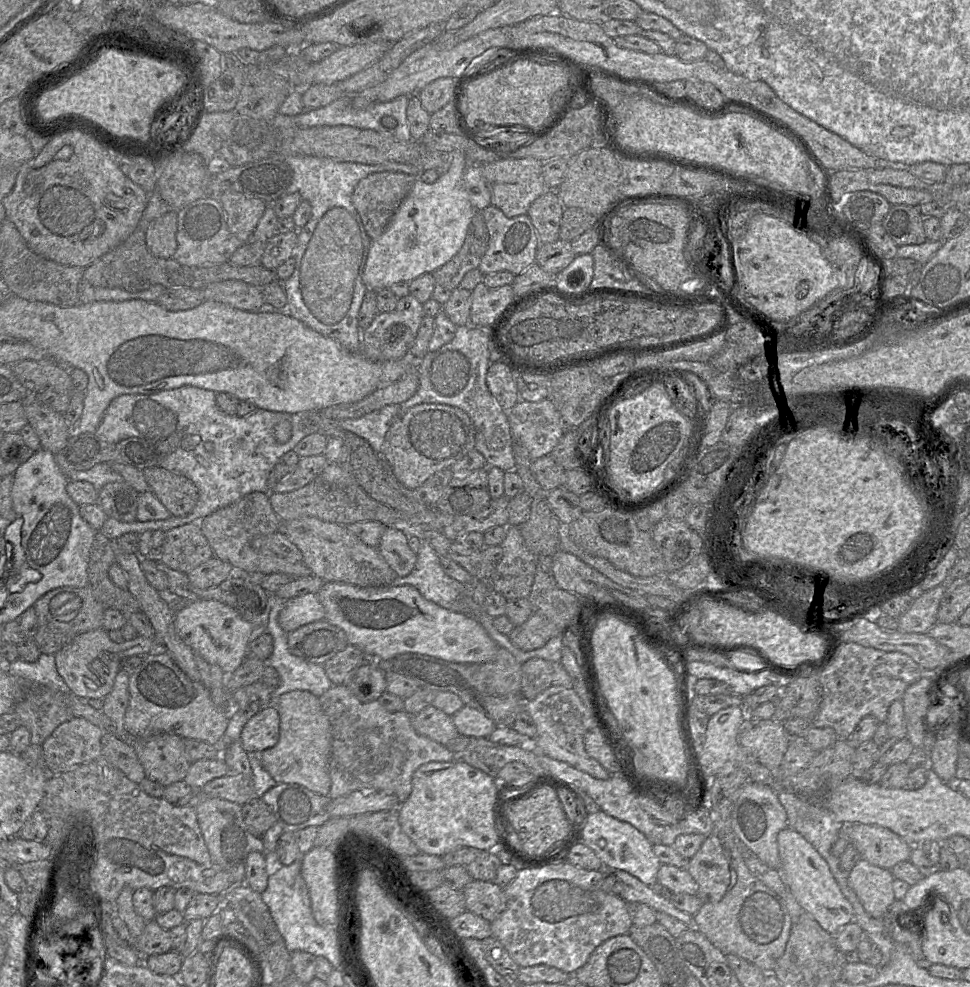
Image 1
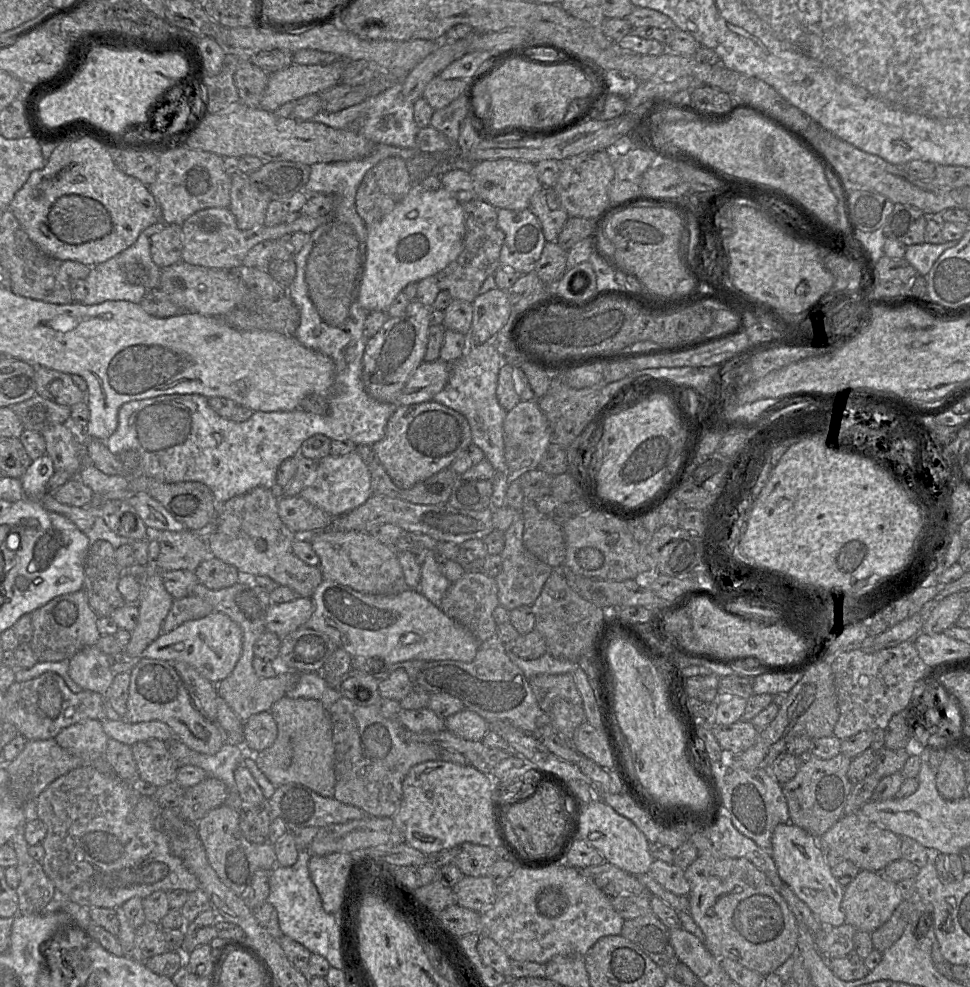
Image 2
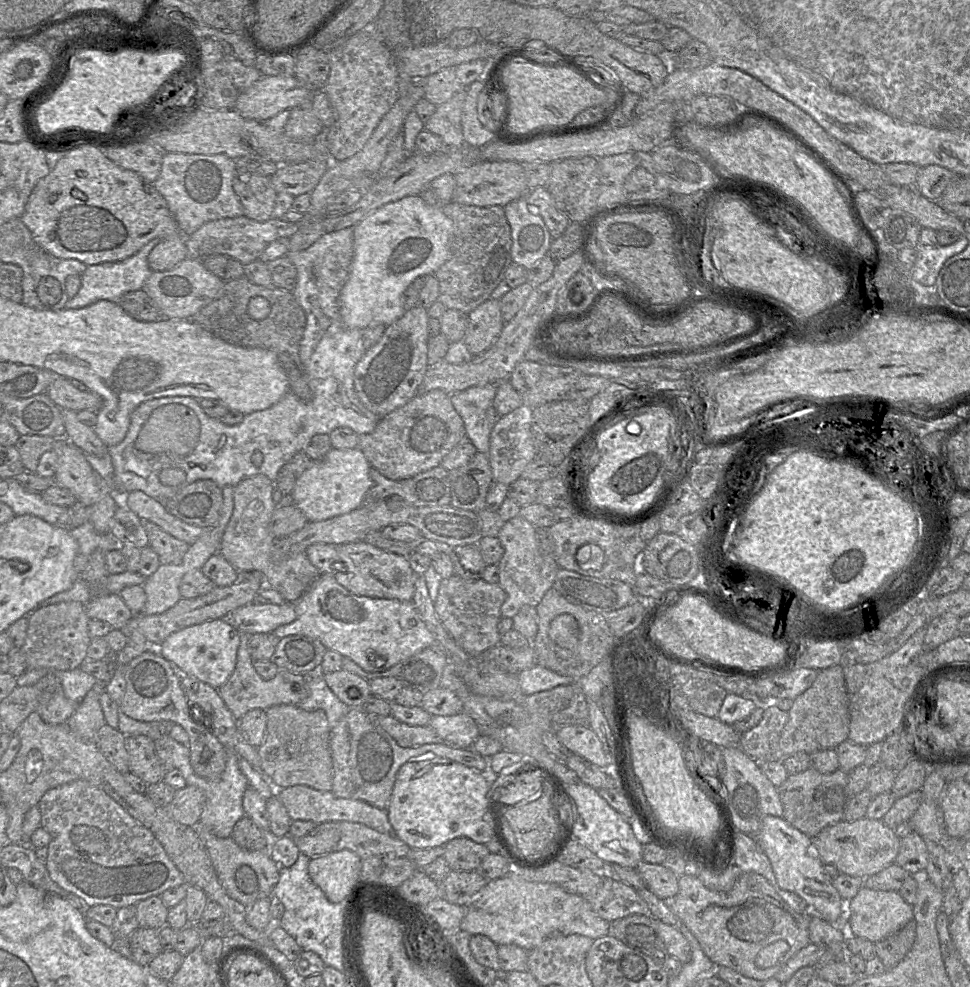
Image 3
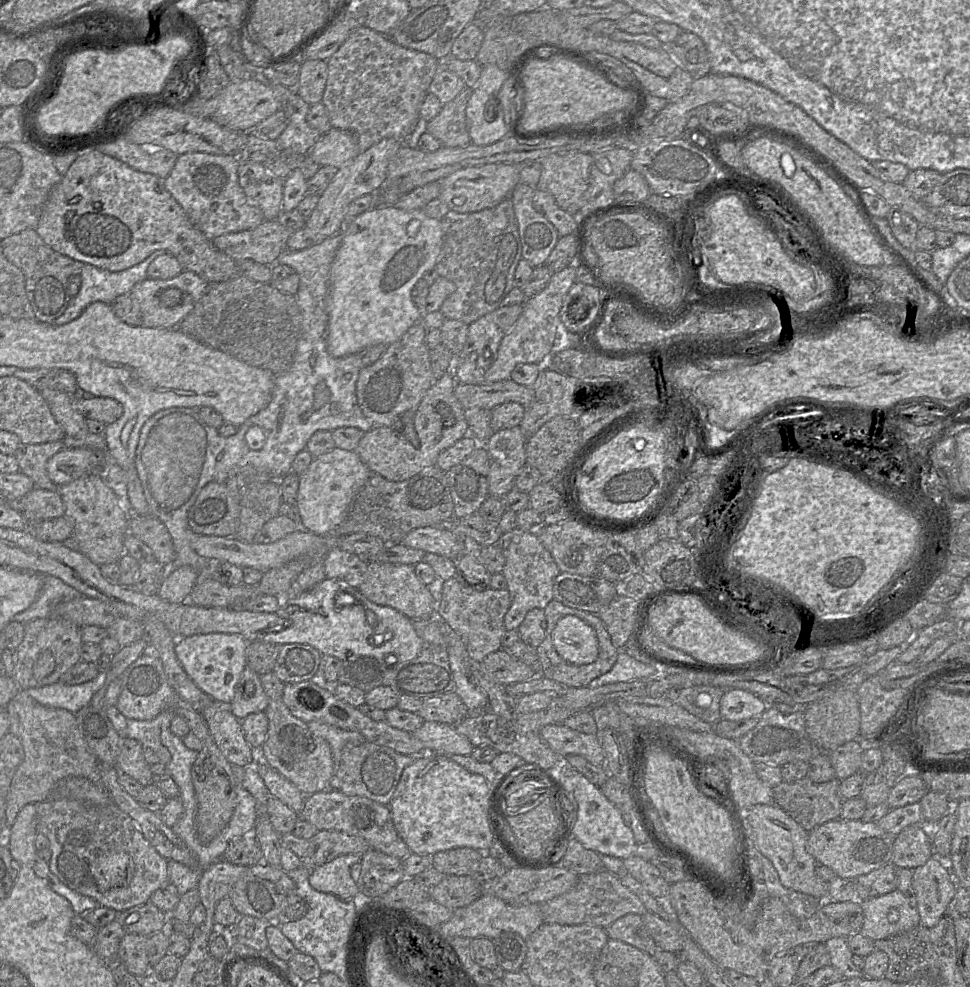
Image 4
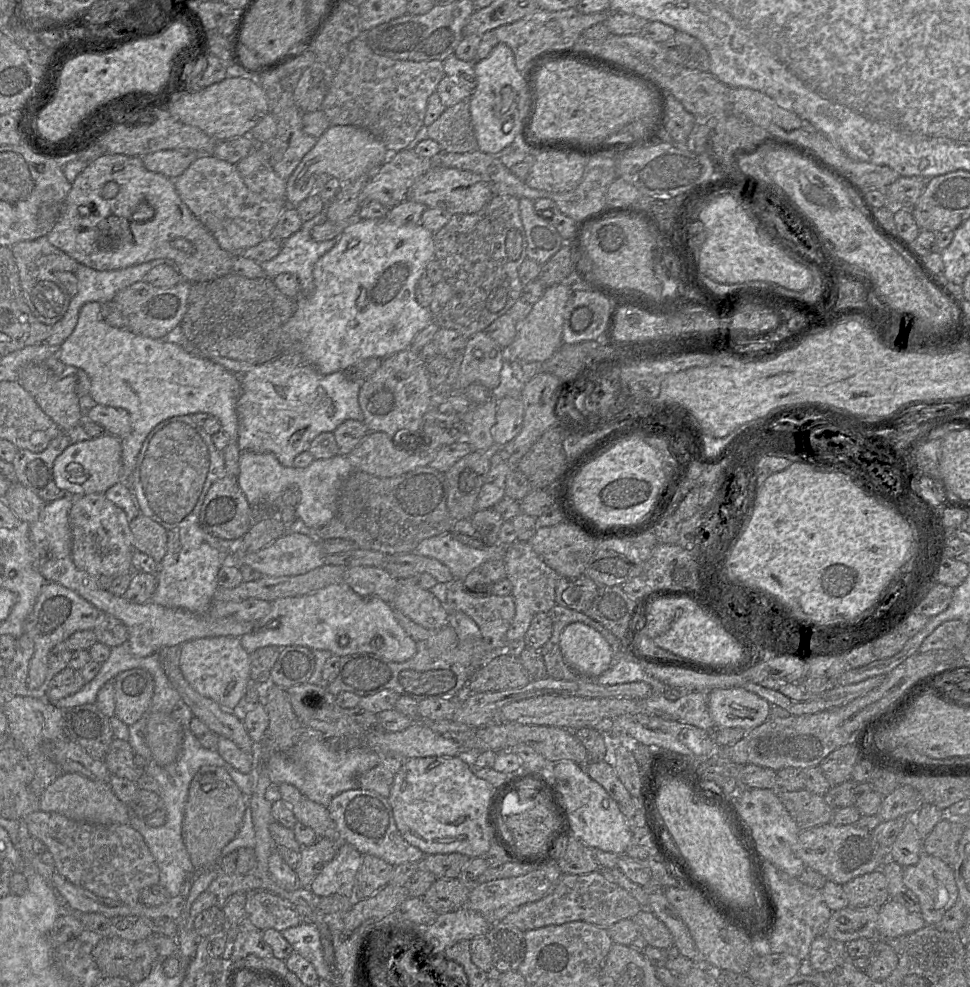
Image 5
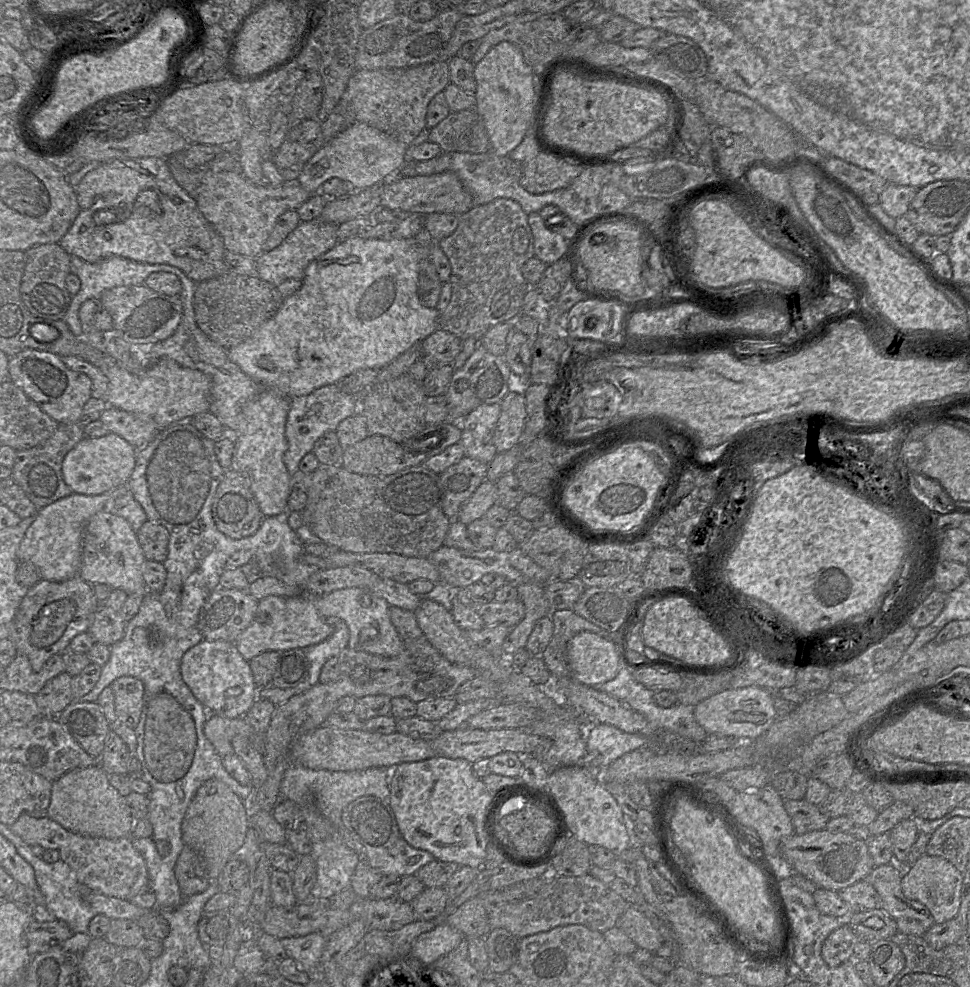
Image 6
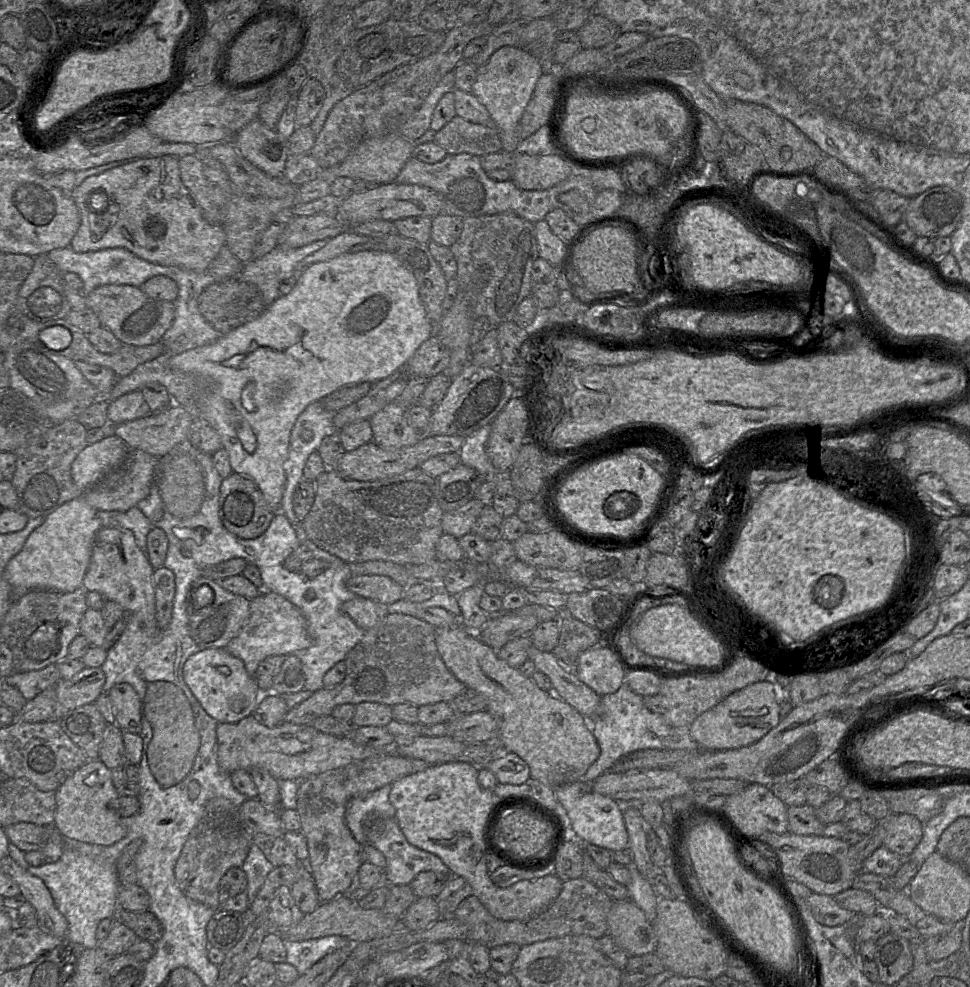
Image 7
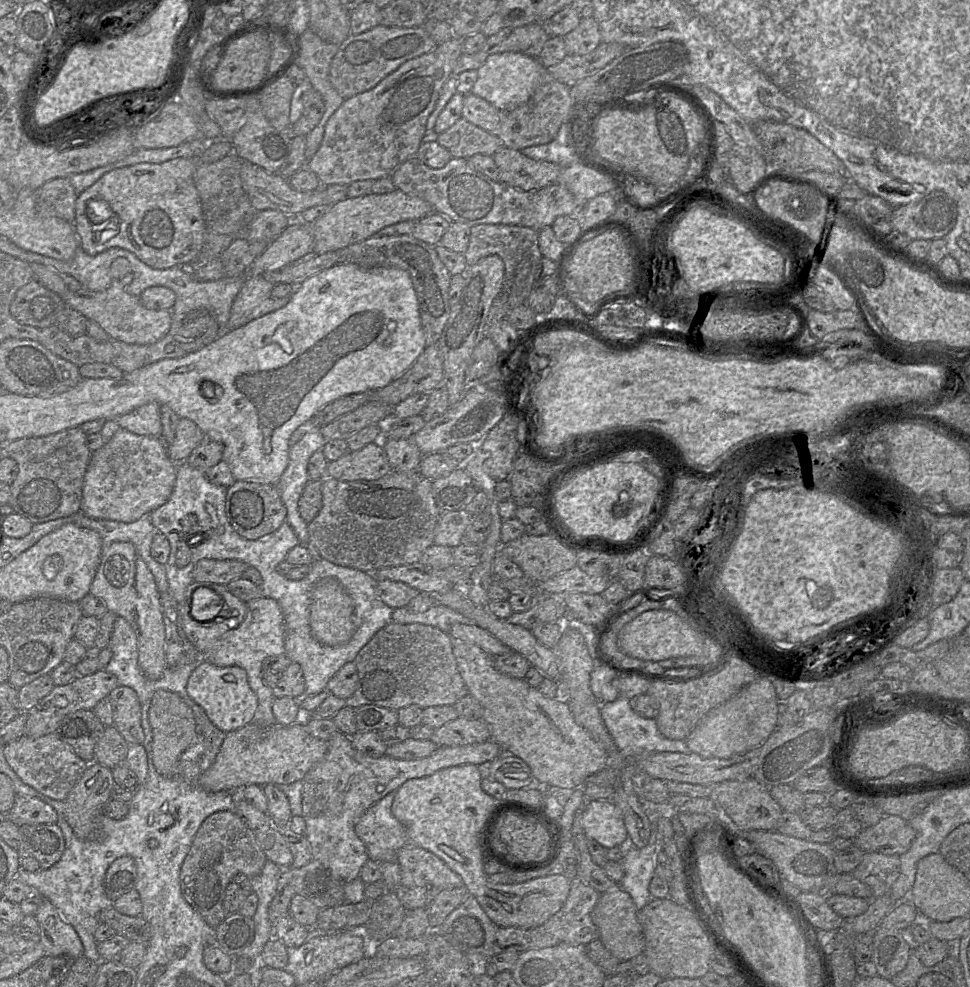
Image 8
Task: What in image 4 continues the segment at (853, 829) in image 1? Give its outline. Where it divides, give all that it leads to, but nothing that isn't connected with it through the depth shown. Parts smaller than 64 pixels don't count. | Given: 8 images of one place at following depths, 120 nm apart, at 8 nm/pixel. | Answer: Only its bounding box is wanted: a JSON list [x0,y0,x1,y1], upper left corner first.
[808,818,894,880]

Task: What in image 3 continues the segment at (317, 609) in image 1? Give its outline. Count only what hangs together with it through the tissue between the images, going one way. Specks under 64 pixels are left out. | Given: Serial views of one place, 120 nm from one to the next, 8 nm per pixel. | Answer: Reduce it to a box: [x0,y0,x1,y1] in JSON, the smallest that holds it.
[225,603,297,635]

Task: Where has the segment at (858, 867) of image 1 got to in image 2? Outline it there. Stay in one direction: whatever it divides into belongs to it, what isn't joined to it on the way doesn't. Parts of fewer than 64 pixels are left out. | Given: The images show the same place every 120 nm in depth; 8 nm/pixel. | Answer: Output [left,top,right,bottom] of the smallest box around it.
[842,870,901,933]

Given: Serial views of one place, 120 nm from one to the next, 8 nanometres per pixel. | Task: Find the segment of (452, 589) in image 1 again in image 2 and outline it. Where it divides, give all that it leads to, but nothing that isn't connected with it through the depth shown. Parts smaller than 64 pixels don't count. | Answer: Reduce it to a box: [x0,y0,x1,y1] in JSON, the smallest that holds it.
[416,551,452,607]

